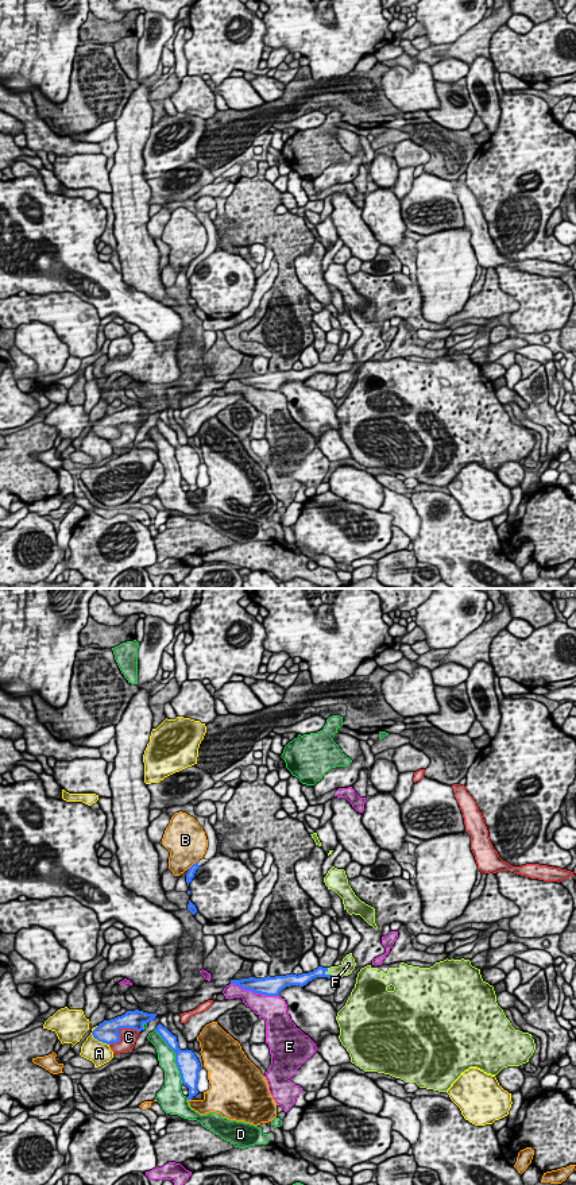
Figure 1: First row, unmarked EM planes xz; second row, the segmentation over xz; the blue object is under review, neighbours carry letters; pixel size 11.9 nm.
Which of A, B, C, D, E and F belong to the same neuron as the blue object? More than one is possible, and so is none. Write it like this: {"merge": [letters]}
{"merge": ["F"]}

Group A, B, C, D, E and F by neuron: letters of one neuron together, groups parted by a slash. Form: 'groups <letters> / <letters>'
groups A / B / C / D / E / F

